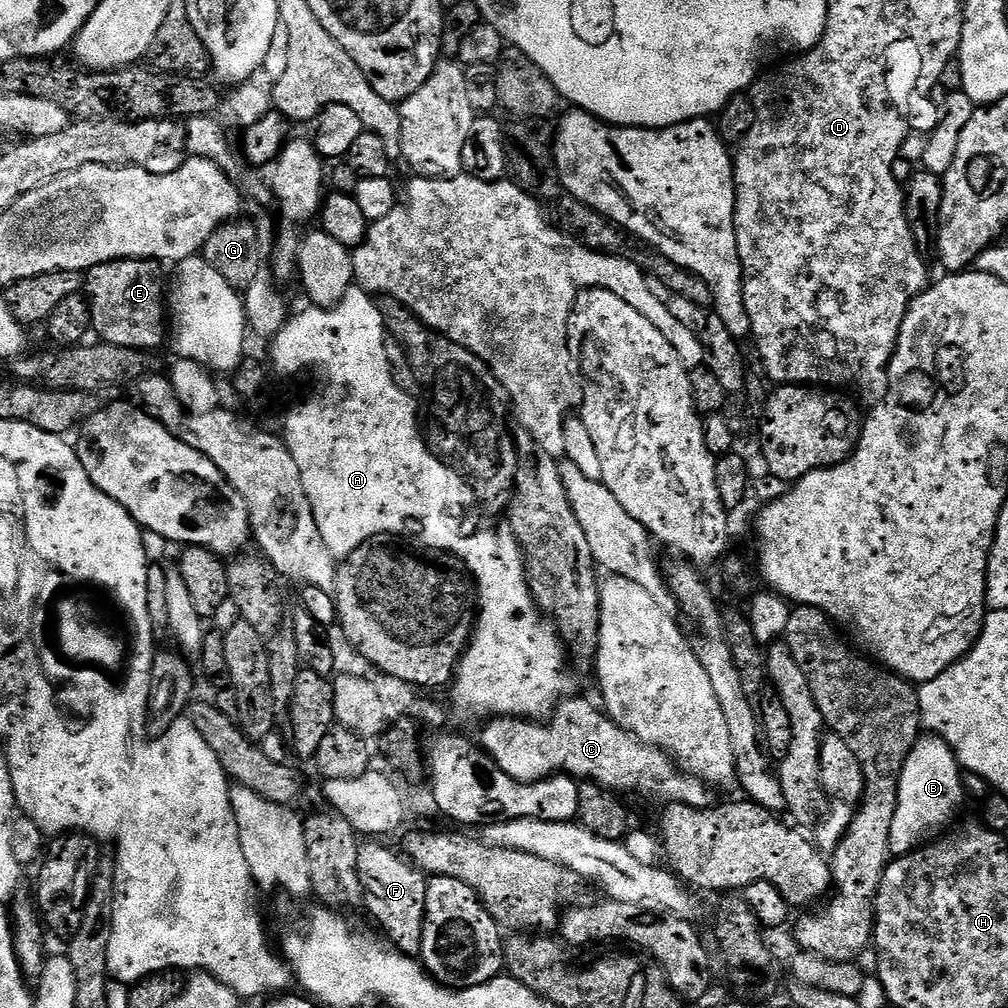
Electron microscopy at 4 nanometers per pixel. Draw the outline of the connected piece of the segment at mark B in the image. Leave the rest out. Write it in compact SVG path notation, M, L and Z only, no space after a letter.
M931 734L917 740L900 775L898 810L890 830L892 856L906 856L925 844L931 844L953 823L952 815L959 810L963 800L966 800L964 777L950 745Z

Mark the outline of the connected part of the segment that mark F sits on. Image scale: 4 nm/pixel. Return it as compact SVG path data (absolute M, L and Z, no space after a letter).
M364 842L358 850L356 869L364 887L364 908L380 923L379 931L387 937L391 947L405 956L416 958L419 957L422 946L429 877L399 851L391 852L380 844L383 843Z

